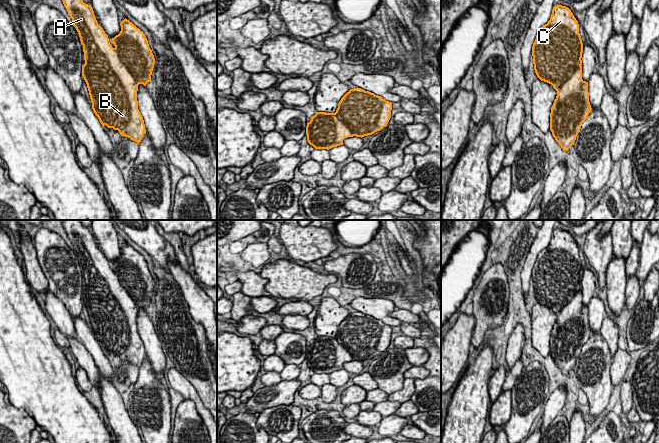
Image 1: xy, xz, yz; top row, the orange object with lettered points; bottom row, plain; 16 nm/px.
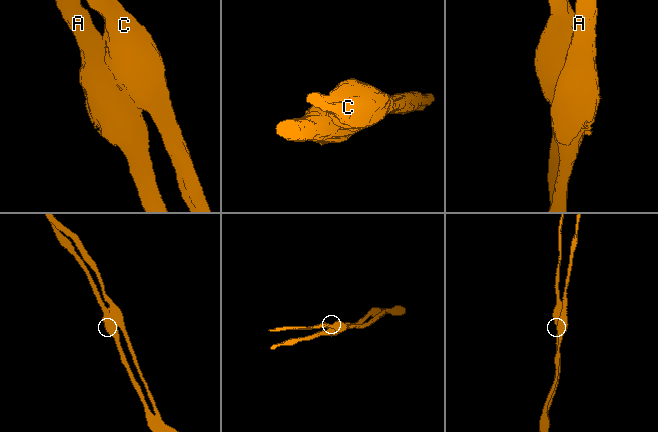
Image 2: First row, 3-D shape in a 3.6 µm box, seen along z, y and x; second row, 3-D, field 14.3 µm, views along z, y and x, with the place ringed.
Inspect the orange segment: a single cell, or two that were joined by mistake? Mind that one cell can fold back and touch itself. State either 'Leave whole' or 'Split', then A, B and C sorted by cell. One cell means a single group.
Split. Groups: A B / C

